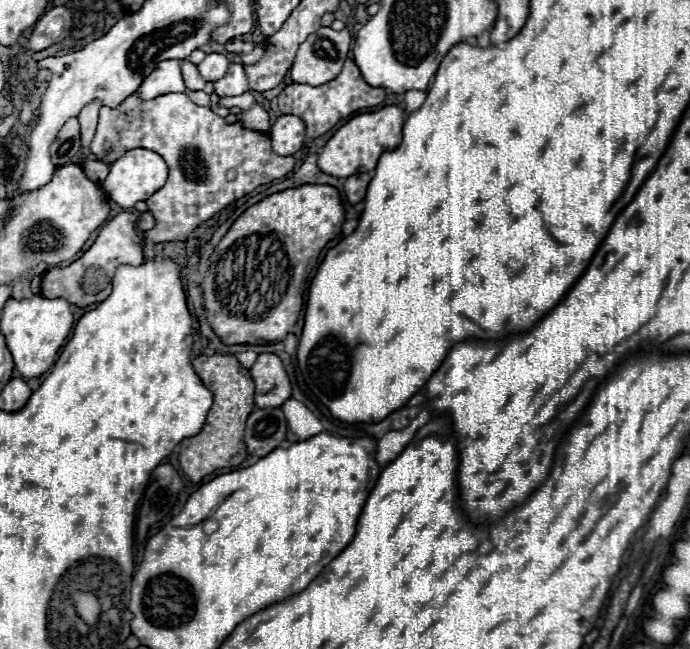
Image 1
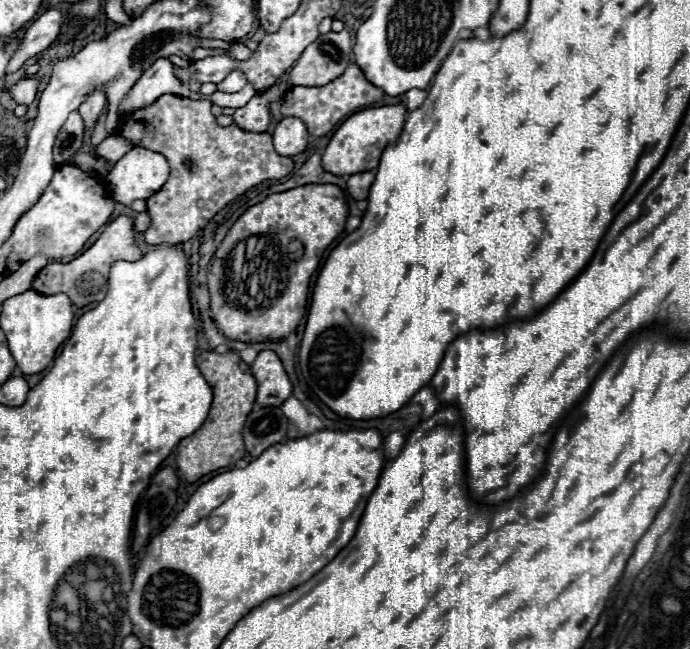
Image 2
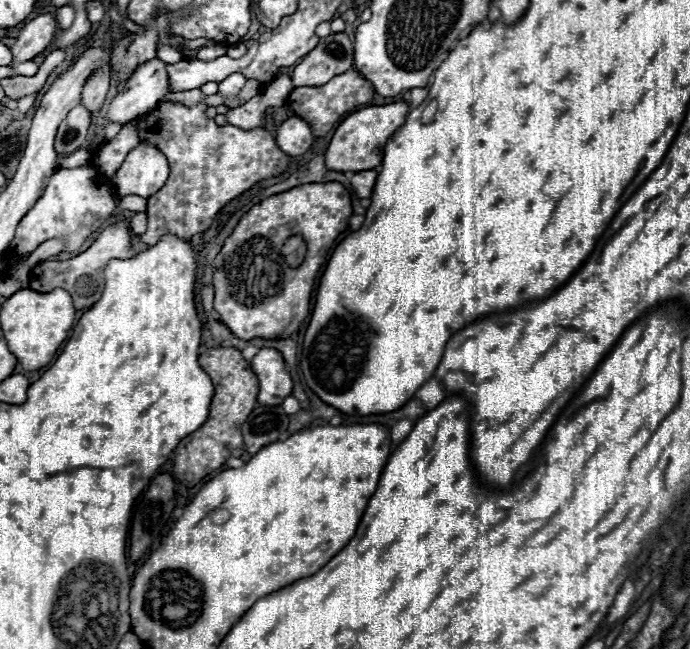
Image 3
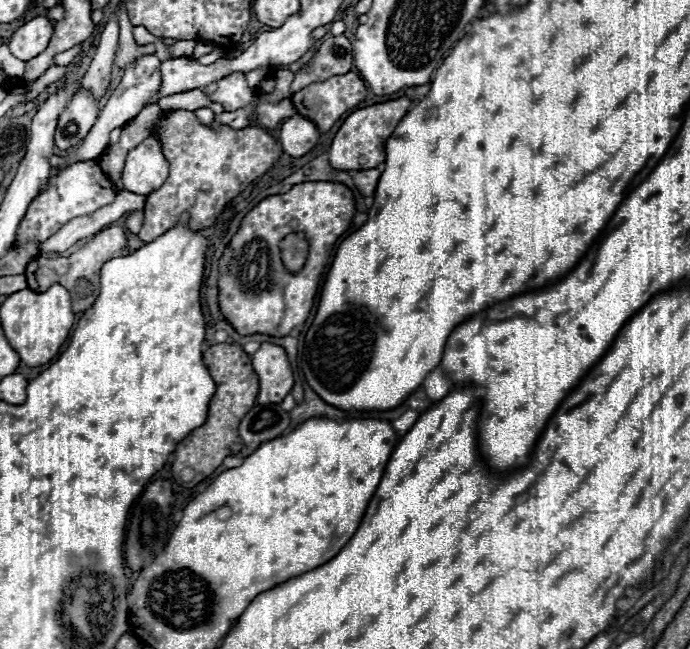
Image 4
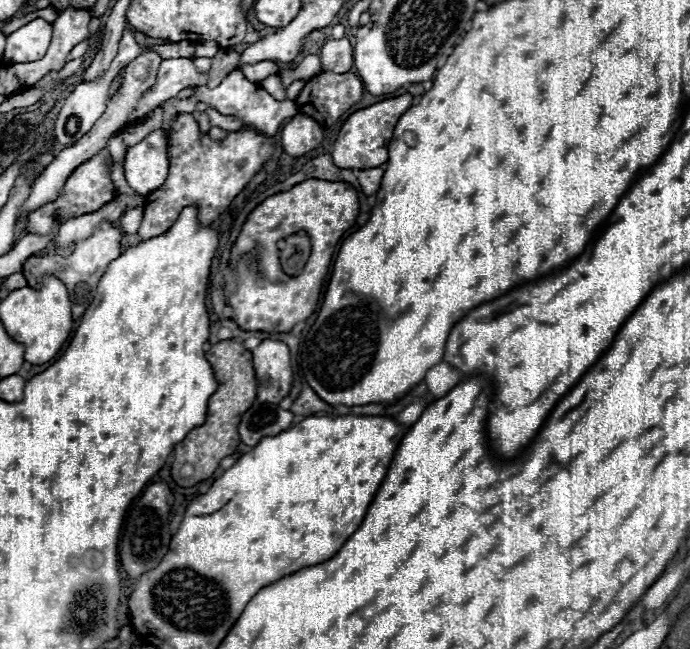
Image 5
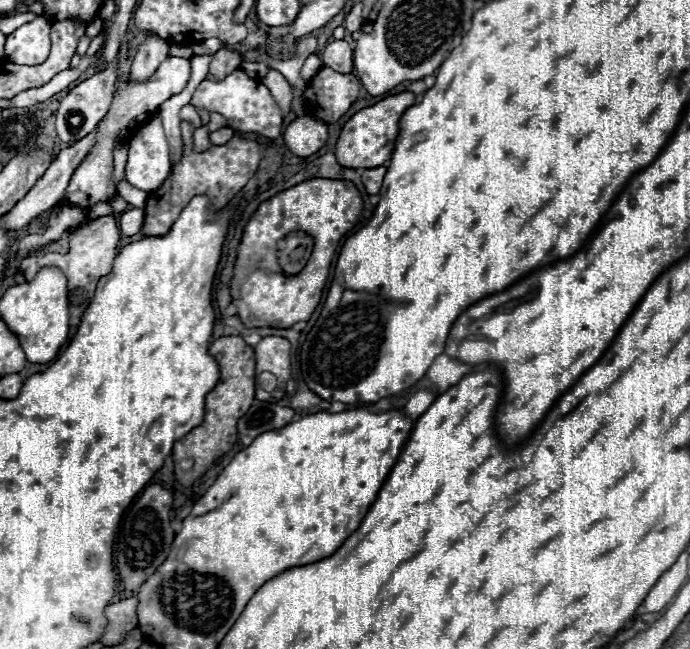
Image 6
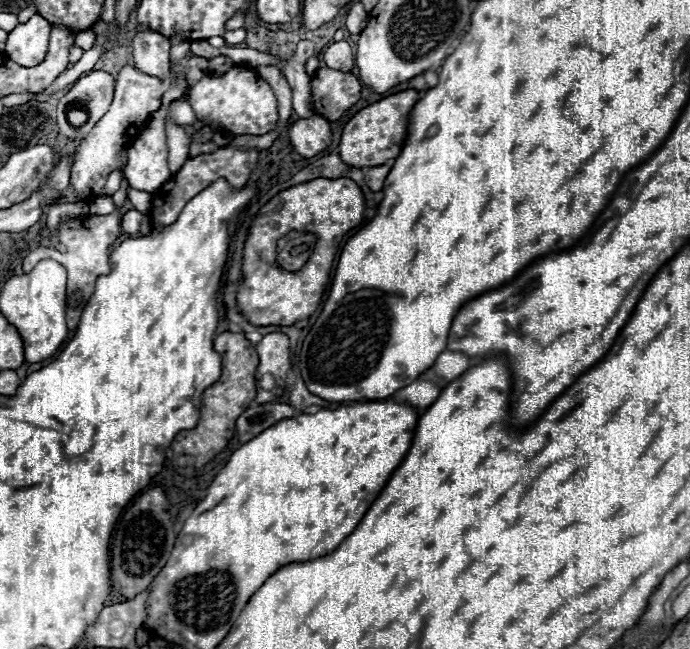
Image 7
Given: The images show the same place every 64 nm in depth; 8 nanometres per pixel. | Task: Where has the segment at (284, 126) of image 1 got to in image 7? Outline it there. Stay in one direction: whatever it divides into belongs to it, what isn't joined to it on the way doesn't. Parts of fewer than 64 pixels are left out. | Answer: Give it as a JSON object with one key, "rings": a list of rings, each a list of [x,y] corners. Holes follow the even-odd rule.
{"rings":[[[322,116],[298,120],[290,128],[290,142],[292,142],[294,150],[304,158],[312,158],[312,156],[324,152],[332,142],[332,132],[330,132],[328,120]]]}

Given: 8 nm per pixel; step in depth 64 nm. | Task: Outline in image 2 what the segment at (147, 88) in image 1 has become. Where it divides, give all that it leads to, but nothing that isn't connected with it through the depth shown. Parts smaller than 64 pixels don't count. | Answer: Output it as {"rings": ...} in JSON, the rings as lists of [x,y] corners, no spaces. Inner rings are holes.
{"rings":[[[166,58],[156,60],[148,70],[142,72],[142,76],[134,82],[132,90],[122,98],[118,104],[118,118],[124,118],[136,110],[142,110],[150,106],[154,100],[158,100],[164,94],[188,94],[188,86],[184,86],[174,76],[174,64]]]}

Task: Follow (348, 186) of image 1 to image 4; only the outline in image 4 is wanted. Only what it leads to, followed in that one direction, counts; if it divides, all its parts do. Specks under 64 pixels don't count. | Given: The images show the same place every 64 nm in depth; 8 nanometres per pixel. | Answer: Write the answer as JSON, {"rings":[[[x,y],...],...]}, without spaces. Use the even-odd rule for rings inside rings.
{"rings":[[[372,168],[372,170],[360,170],[354,174],[354,182],[358,186],[358,190],[362,192],[362,196],[374,196],[378,178],[380,178],[380,168]]]}

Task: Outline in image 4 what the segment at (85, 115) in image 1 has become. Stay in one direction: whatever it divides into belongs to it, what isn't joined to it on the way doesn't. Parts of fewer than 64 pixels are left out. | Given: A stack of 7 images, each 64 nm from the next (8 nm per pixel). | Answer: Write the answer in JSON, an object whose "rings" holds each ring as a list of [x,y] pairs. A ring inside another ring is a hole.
{"rings":[[[116,14],[110,16],[104,32],[100,34],[100,44],[98,50],[88,66],[88,72],[82,78],[82,88],[94,92],[94,96],[102,98],[108,84],[110,84],[110,68],[112,68],[112,60],[118,48],[118,20]]]}

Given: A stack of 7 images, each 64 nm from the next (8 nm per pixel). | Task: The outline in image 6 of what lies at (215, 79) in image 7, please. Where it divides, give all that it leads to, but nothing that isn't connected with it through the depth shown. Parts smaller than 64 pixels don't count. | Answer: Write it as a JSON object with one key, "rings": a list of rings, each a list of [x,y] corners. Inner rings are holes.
{"rings":[[[236,70],[232,74],[228,74],[224,80],[220,82],[210,82],[204,80],[194,96],[192,96],[192,106],[208,110],[208,112],[216,112],[220,116],[226,118],[228,126],[238,132],[238,134],[248,134],[254,132],[258,136],[266,136],[266,138],[278,138],[282,132],[282,112],[276,106],[270,90],[256,78],[250,78],[244,70]]]}

